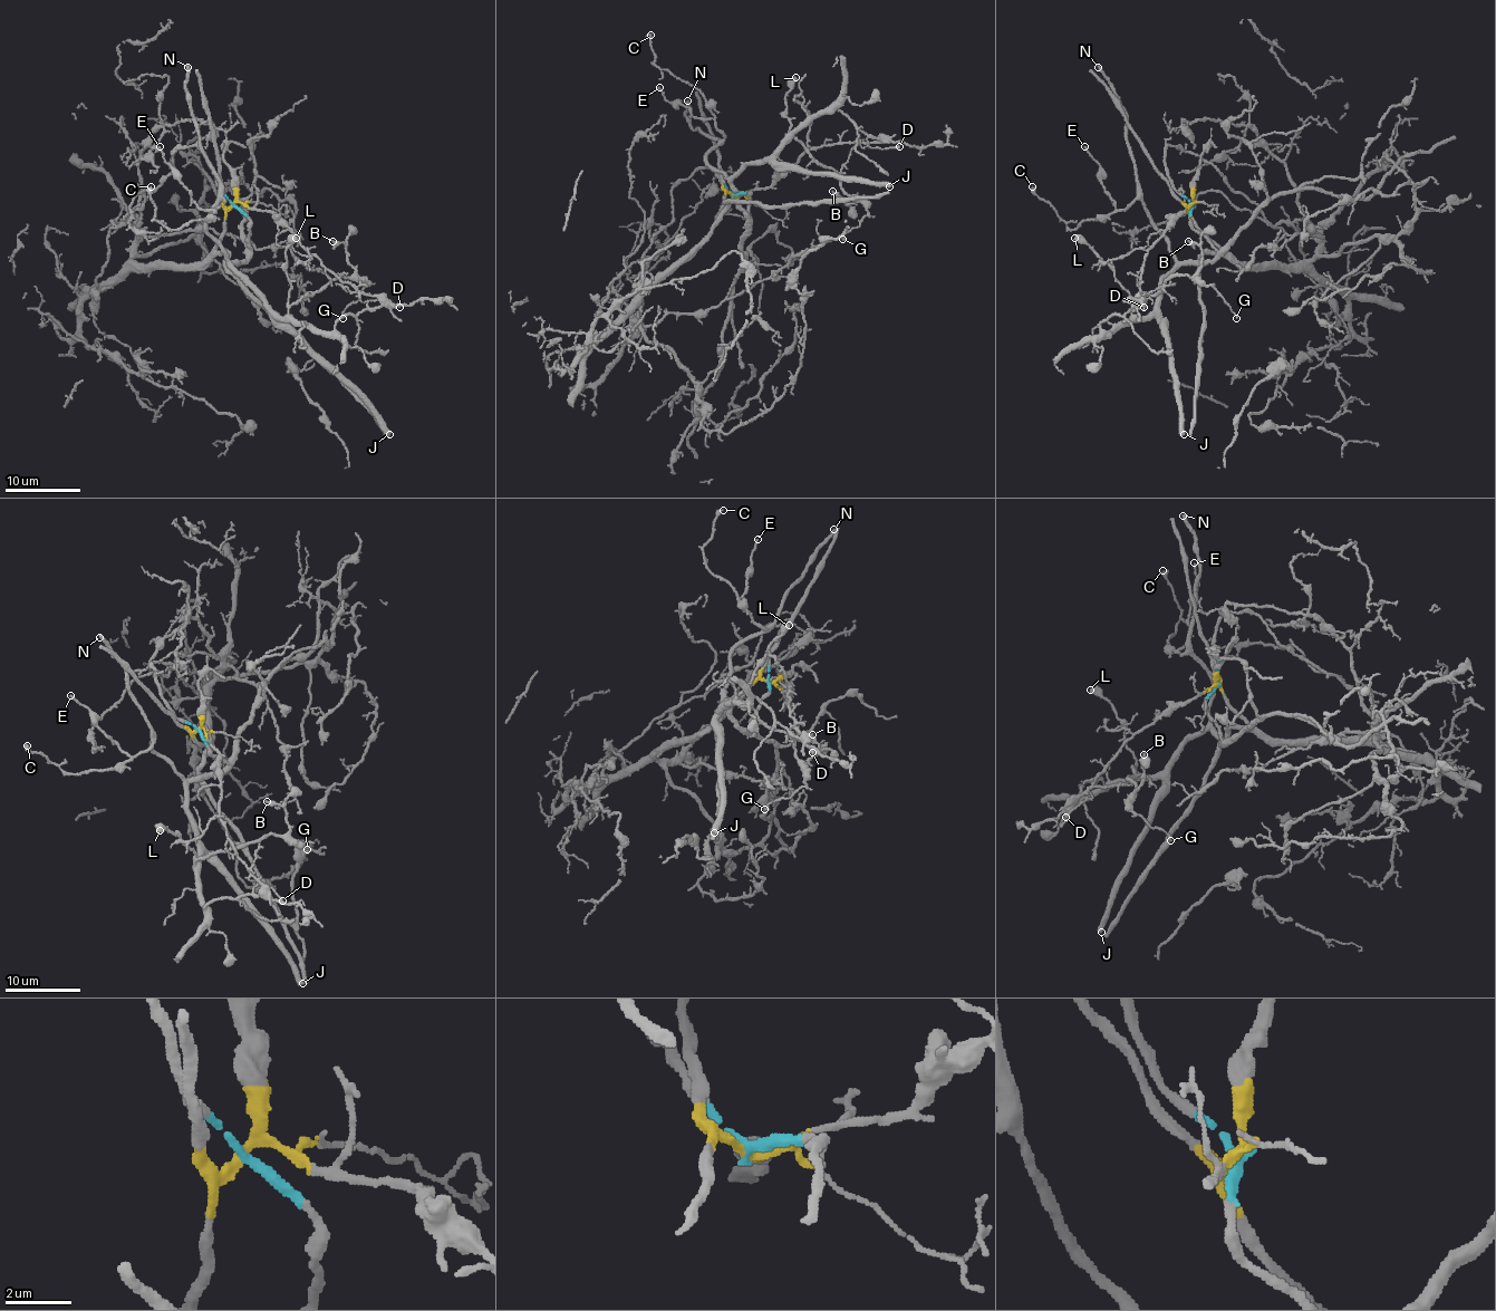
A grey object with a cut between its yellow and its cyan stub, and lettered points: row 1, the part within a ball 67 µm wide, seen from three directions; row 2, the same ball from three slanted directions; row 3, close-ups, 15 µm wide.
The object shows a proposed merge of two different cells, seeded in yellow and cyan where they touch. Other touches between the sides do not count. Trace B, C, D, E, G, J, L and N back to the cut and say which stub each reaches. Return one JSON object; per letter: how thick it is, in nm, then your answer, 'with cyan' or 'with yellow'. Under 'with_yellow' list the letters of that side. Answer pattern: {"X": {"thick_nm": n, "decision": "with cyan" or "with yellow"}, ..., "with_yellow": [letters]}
{"B": {"thick_nm": 440, "decision": "with cyan"}, "C": {"thick_nm": 360, "decision": "with cyan"}, "D": {"thick_nm": 130, "decision": "with cyan"}, "E": {"thick_nm": 160, "decision": "with cyan"}, "G": {"thick_nm": 110, "decision": "with cyan"}, "J": {"thick_nm": 460, "decision": "with cyan"}, "L": {"thick_nm": 550, "decision": "with cyan"}, "N": {"thick_nm": 300, "decision": "with cyan"}, "with_yellow": []}

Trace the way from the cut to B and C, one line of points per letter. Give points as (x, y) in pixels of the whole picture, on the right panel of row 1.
B: (1194, 204), (1190, 223), (1216, 254), (1177, 267), (1159, 304), (1131, 312), (1196, 273), (1202, 250), (1188, 241)
C: (1194, 204), (1190, 223), (1216, 254), (1205, 261), (1178, 261), (1137, 199), (1070, 229), (1032, 185)

